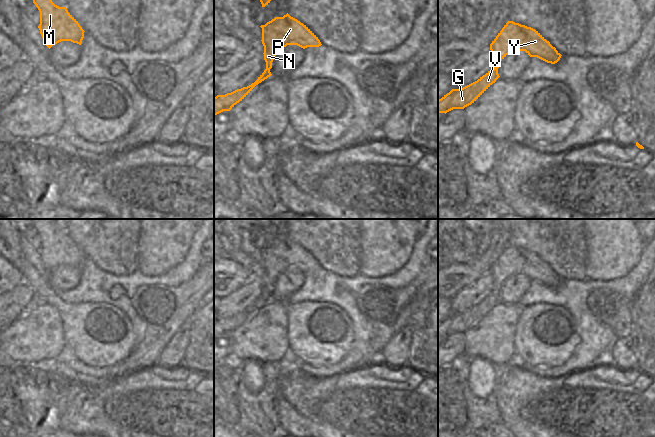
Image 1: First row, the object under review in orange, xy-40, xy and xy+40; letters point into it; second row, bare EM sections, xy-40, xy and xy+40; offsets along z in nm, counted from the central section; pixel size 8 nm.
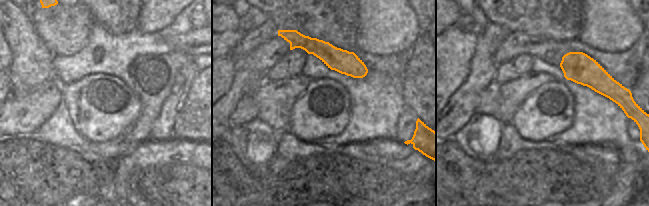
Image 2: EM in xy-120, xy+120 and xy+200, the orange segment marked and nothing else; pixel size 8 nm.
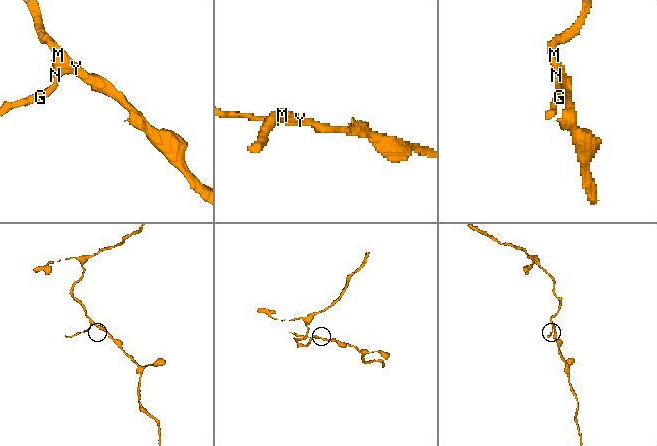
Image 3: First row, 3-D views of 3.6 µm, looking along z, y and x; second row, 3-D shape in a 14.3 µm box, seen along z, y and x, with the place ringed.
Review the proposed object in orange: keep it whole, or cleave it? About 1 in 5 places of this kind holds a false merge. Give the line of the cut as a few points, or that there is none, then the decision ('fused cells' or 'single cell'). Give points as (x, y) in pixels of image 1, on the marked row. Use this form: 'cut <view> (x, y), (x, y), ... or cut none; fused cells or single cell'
cut none; single cell

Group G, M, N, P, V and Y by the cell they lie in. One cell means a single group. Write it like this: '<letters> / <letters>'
G M N P V Y

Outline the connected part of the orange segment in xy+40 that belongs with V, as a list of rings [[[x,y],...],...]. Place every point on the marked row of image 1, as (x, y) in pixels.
[[[508,21],[490,44],[494,56],[494,68],[477,81],[461,88],[452,89],[438,100],[438,113],[453,109],[464,109],[474,103],[500,77],[500,62],[513,51],[525,51],[530,57],[537,57],[555,64],[561,54],[538,31],[531,27]]]

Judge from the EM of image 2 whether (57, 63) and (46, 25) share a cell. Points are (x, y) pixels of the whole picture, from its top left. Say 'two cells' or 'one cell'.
two cells

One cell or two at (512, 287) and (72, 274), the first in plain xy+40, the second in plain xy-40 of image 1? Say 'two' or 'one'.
one

